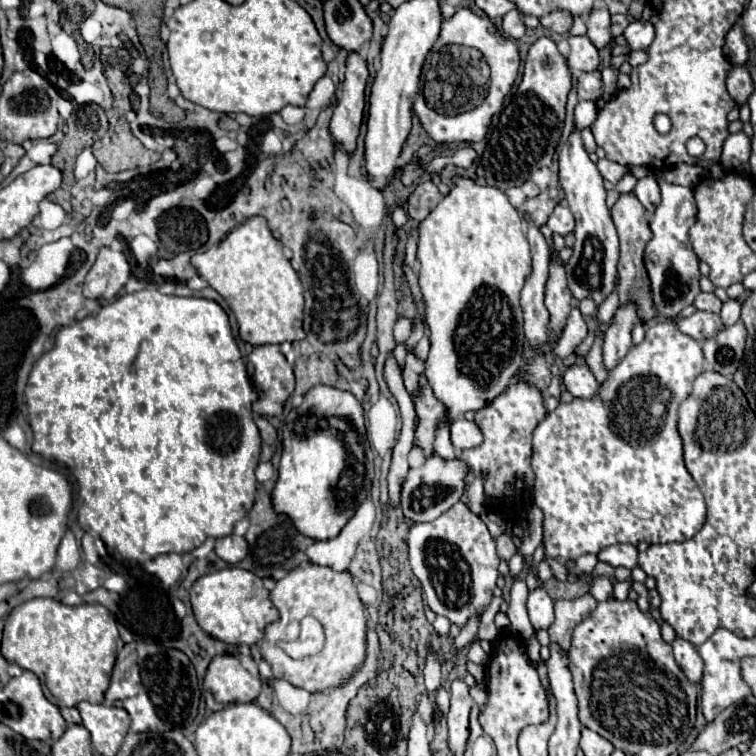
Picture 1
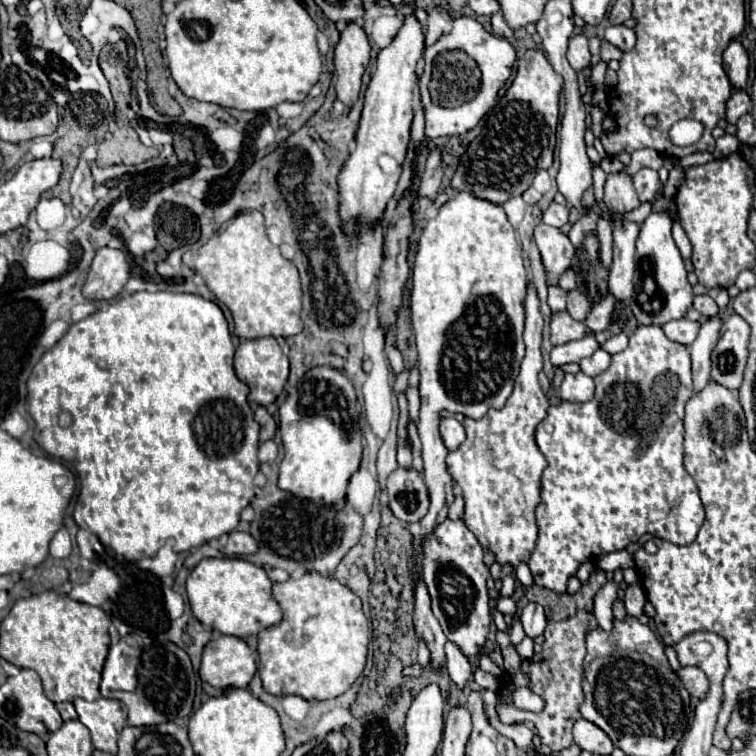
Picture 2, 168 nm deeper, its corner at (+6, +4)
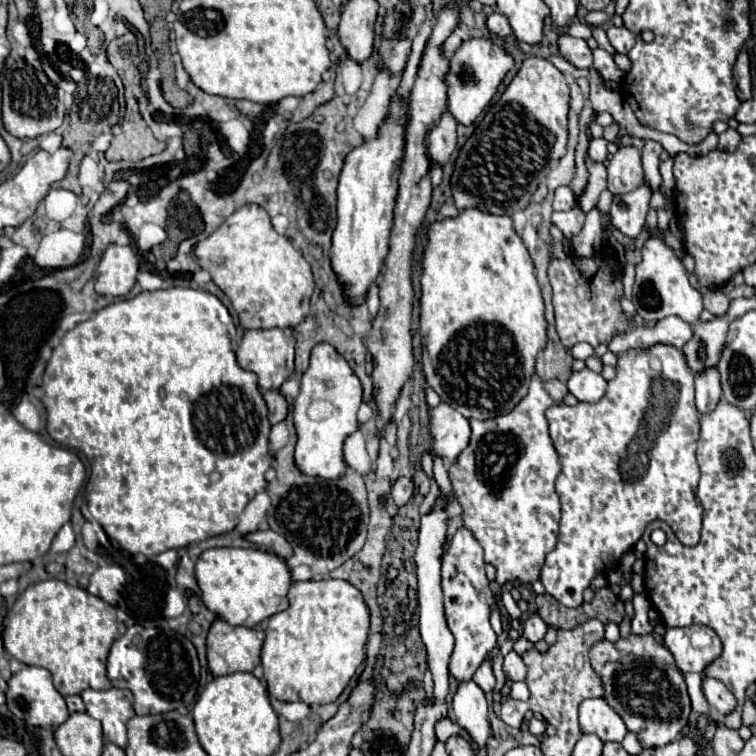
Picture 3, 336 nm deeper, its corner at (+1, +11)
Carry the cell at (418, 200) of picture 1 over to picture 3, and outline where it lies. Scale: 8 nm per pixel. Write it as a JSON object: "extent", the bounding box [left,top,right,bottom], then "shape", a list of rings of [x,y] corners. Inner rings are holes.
{"extent":[429,112,457,166],"shape":[[[443,112],[441,122],[429,134],[429,154],[431,154],[431,160],[439,166],[445,166],[449,156],[455,150],[455,144],[457,144],[455,128],[457,128],[455,118],[451,114]]]}

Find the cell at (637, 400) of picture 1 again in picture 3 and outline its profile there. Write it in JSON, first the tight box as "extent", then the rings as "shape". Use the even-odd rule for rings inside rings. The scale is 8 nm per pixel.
{"extent":[541,344,703,608],"shape":[[[653,344],[647,348],[629,348],[627,352],[617,354],[617,366],[615,366],[617,374],[613,380],[607,382],[607,392],[599,402],[579,402],[575,406],[565,406],[565,404],[557,404],[547,408],[545,416],[549,422],[549,432],[551,432],[551,440],[553,446],[559,454],[559,462],[561,462],[561,474],[557,478],[557,494],[561,500],[561,524],[559,524],[559,538],[557,538],[557,546],[555,550],[551,550],[545,556],[545,564],[541,568],[541,584],[545,586],[545,590],[557,598],[563,606],[569,608],[577,608],[579,604],[583,604],[583,590],[591,584],[591,580],[597,574],[607,574],[611,570],[617,568],[617,560],[629,552],[635,542],[641,538],[645,526],[653,520],[663,520],[671,526],[671,530],[675,532],[675,536],[681,540],[681,544],[685,546],[695,546],[699,542],[699,534],[701,534],[701,518],[703,518],[703,506],[697,500],[697,484],[699,484],[699,466],[695,460],[695,448],[697,448],[697,438],[699,438],[699,410],[695,406],[695,390],[693,390],[693,370],[687,364],[685,354],[669,344]]]}

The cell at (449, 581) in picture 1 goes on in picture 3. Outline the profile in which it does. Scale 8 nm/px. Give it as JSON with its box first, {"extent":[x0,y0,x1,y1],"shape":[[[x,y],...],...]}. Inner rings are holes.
{"extent":[443,528,497,680],"shape":[[[459,528],[445,554],[443,554],[443,600],[445,600],[445,616],[447,624],[455,636],[455,650],[449,662],[449,674],[457,680],[471,680],[475,670],[481,666],[485,656],[495,648],[497,636],[491,628],[489,616],[495,604],[495,596],[489,588],[489,580],[485,576],[485,560],[483,560],[483,548],[473,536],[471,530]]]}

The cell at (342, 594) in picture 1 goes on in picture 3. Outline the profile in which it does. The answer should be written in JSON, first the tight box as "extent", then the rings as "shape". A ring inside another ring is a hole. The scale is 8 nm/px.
{"extent":[261,580,371,706],"shape":[[[305,580],[305,582],[293,582],[289,588],[289,608],[281,614],[275,614],[269,618],[269,628],[265,630],[265,644],[261,650],[261,664],[263,664],[263,672],[265,672],[265,682],[269,688],[269,694],[281,702],[293,702],[293,700],[303,700],[309,706],[311,704],[329,704],[335,702],[339,698],[339,694],[343,692],[343,688],[347,686],[347,682],[351,680],[351,676],[355,674],[355,670],[361,666],[361,662],[365,660],[365,644],[367,644],[367,636],[369,636],[369,626],[371,626],[371,614],[369,608],[363,600],[363,594],[349,584],[347,580]]]}

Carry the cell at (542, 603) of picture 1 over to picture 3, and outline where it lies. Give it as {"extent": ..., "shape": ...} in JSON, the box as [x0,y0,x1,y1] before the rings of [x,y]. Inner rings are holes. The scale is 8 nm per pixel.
{"extent":[523,612,547,642],"shape":[[[537,612],[529,614],[525,624],[523,624],[523,636],[527,640],[531,640],[531,642],[537,642],[537,640],[541,640],[545,636],[545,632],[547,632],[547,624],[543,622],[543,618]]]}

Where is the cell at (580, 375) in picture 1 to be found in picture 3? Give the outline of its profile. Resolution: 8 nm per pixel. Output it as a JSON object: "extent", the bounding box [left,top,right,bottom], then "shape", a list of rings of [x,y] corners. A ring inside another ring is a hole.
{"extent":[567,368,607,402],"shape":[[[585,368],[585,370],[573,372],[569,376],[567,388],[581,402],[597,402],[605,392],[607,382],[605,382],[605,378],[601,374]]]}

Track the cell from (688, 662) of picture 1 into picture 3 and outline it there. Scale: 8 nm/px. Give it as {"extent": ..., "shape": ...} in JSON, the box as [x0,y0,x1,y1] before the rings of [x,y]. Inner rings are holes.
{"extent":[703,676,735,716],"shape":[[[703,676],[703,694],[709,702],[711,708],[715,708],[721,716],[725,716],[727,712],[731,712],[731,708],[735,708],[735,696],[725,688],[723,682]]]}

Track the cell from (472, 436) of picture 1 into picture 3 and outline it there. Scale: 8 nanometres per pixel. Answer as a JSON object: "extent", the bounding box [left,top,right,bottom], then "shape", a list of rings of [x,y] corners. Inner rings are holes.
{"extent":[431,404,471,462],"shape":[[[439,404],[431,410],[431,446],[435,454],[455,462],[467,448],[471,436],[469,420],[449,404]]]}

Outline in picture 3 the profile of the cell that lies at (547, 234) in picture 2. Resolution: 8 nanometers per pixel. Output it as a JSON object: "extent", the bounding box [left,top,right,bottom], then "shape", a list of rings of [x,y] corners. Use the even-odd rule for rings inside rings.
{"extent":[551,208,585,240],"shape":[[[573,208],[569,212],[553,212],[551,214],[551,224],[555,224],[563,232],[565,240],[571,240],[573,236],[577,236],[581,232],[583,220],[585,220],[585,214],[577,208]]]}

